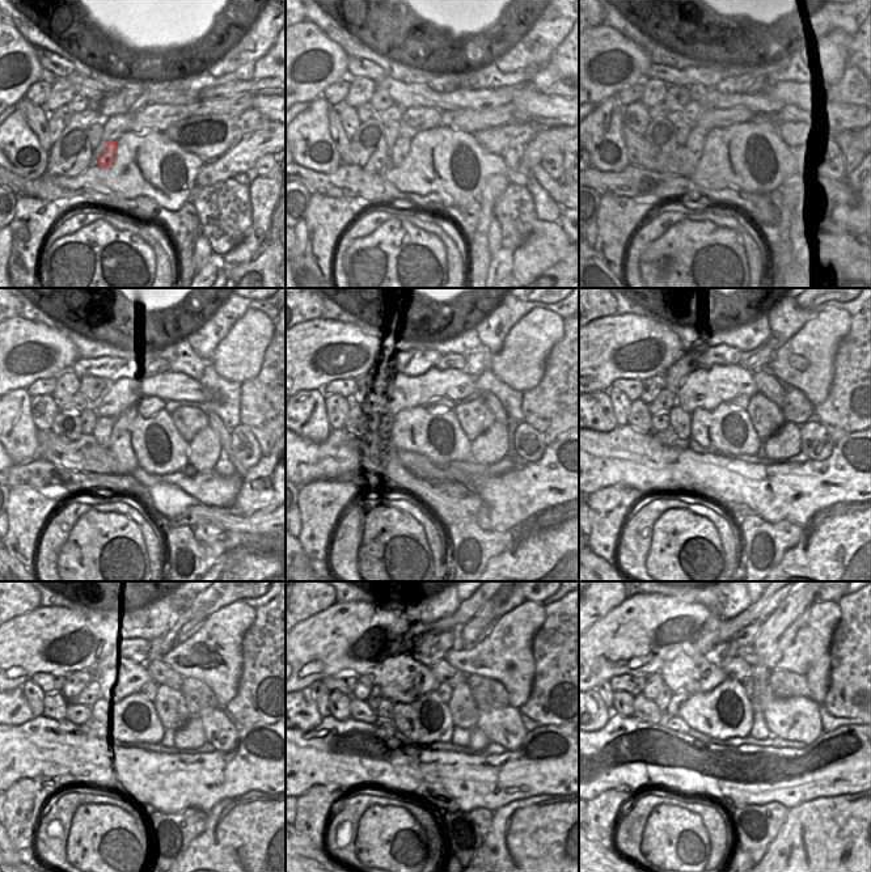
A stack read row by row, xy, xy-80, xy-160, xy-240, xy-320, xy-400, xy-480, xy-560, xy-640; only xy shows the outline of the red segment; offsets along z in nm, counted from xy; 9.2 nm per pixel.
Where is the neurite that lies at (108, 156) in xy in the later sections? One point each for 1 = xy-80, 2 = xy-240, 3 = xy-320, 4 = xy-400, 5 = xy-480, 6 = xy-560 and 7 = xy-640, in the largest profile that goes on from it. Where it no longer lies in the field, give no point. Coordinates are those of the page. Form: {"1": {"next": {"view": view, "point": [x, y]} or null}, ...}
{"1": {"next": {"view": "xy-80", "point": [400, 149]}}, "2": {"next": {"view": "xy-240", "point": [104, 426]}}, "3": {"next": {"view": "xy-320", "point": [387, 420]}}, "4": {"next": {"view": "xy-400", "point": [679, 419]}}, "5": {"next": {"view": "xy-480", "point": [92, 710]}}, "6": {"next": {"view": "xy-560", "point": [384, 708]}}, "7": {"next": {"view": "xy-640", "point": [679, 698]}}}

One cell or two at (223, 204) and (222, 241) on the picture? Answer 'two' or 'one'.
one

